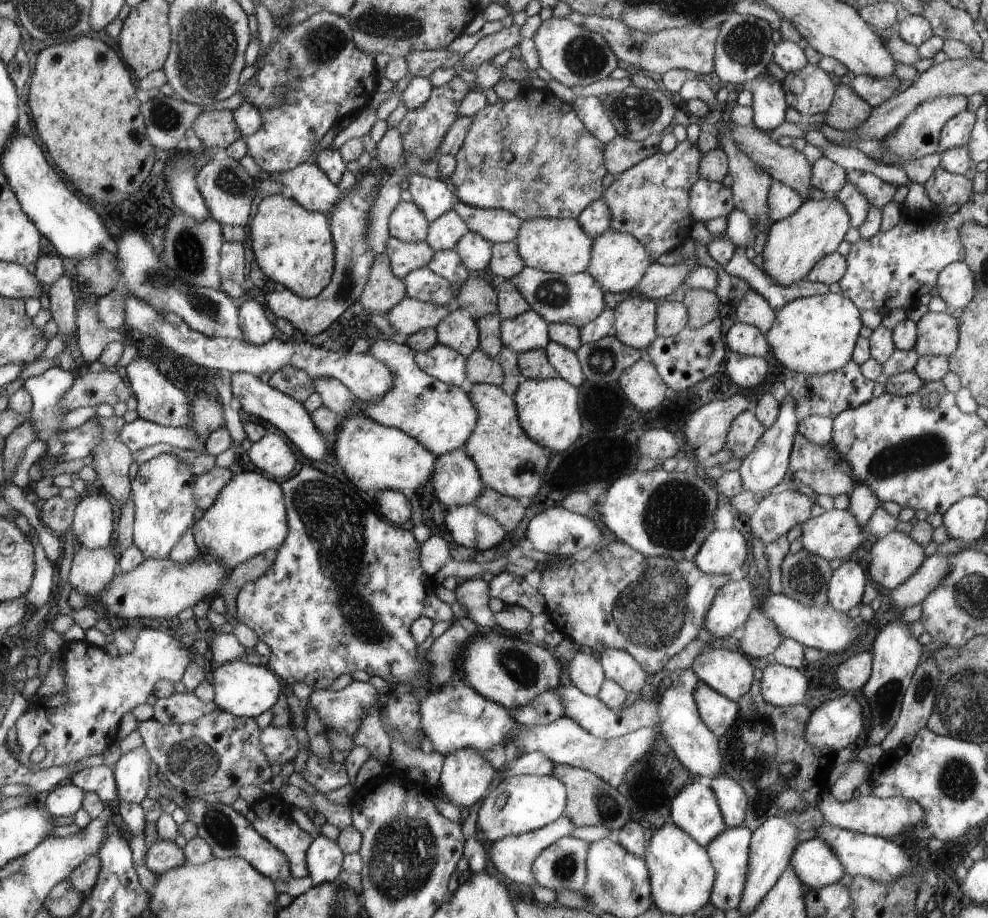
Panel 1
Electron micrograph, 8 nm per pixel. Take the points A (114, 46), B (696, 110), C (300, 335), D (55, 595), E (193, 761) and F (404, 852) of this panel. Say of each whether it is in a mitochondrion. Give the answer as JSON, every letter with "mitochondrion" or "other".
{"A":"other","B":"other","C":"other","D":"other","E":"mitochondrion","F":"mitochondrion"}

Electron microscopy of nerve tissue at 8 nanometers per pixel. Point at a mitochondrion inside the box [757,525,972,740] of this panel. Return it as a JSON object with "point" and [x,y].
{"point":[806,576]}

